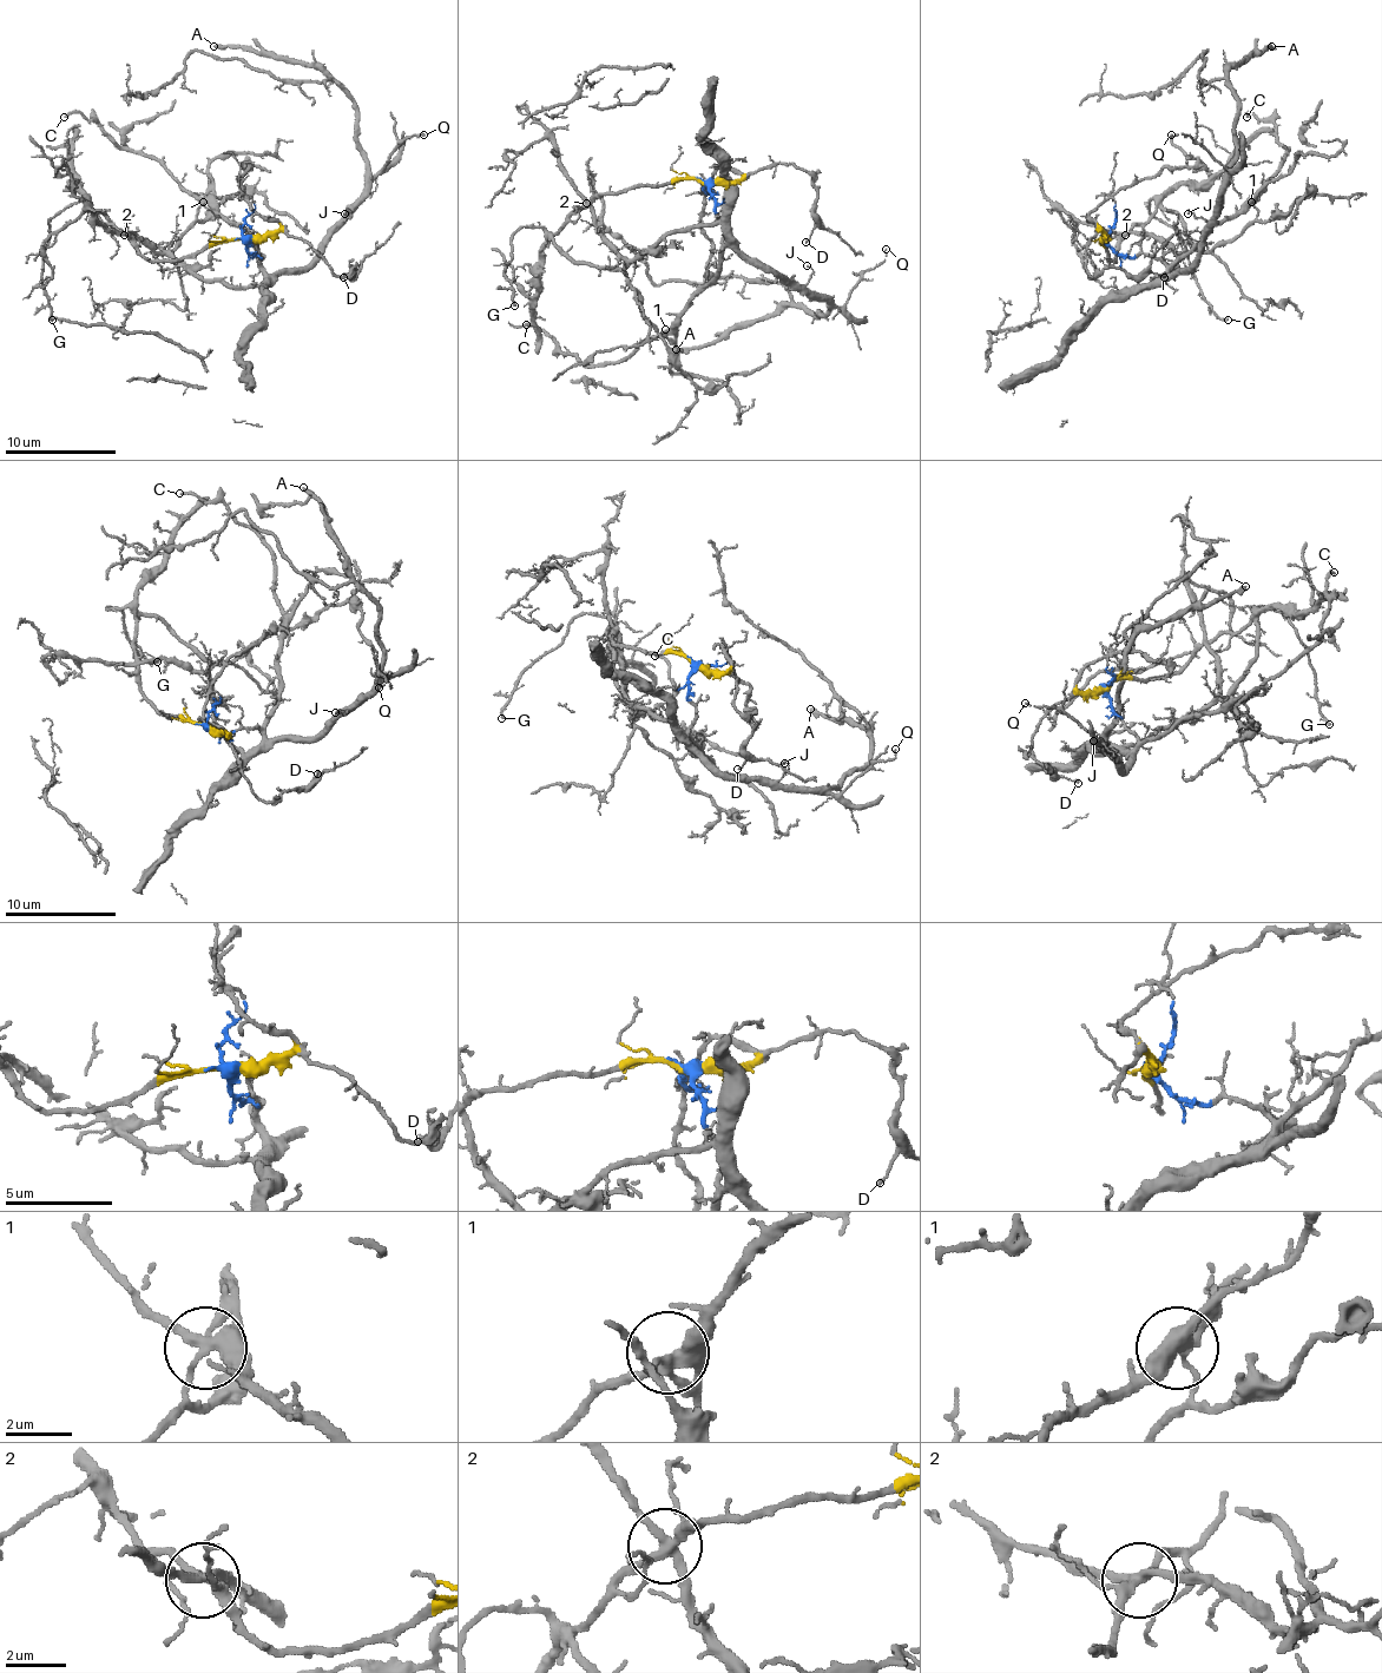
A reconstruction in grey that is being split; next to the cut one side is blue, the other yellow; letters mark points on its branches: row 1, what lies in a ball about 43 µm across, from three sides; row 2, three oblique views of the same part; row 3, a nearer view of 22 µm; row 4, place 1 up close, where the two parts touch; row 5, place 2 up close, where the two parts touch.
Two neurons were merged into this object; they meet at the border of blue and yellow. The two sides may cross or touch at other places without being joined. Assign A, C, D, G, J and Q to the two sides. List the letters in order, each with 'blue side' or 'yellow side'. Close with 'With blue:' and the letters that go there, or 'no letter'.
A: blue side
C: blue side
D: yellow side
G: yellow side
J: blue side
Q: blue side
With blue: A, C, J, Q

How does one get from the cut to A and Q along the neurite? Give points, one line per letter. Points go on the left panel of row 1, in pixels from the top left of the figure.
A: (245, 237), (268, 274), (304, 268), (315, 257), (364, 188), (356, 105), (313, 66), (243, 46), (212, 46)
Q: (245, 237), (268, 274), (298, 270), (387, 157), (423, 134)

